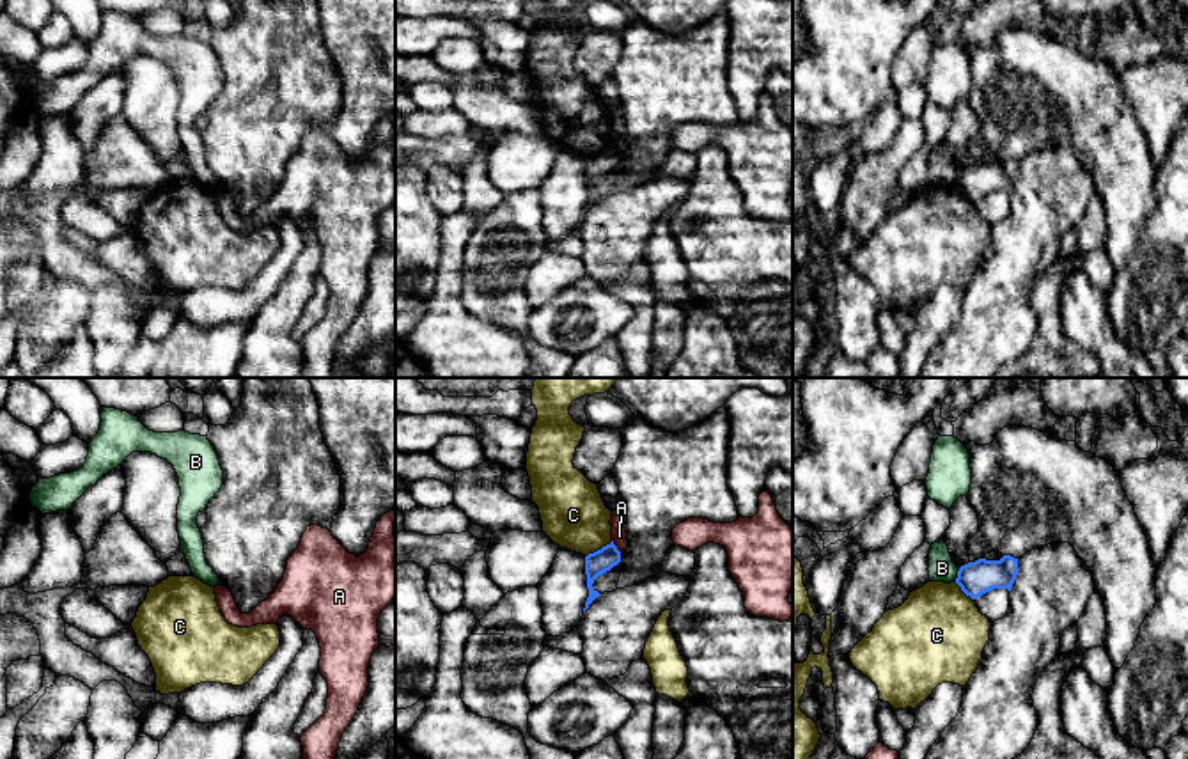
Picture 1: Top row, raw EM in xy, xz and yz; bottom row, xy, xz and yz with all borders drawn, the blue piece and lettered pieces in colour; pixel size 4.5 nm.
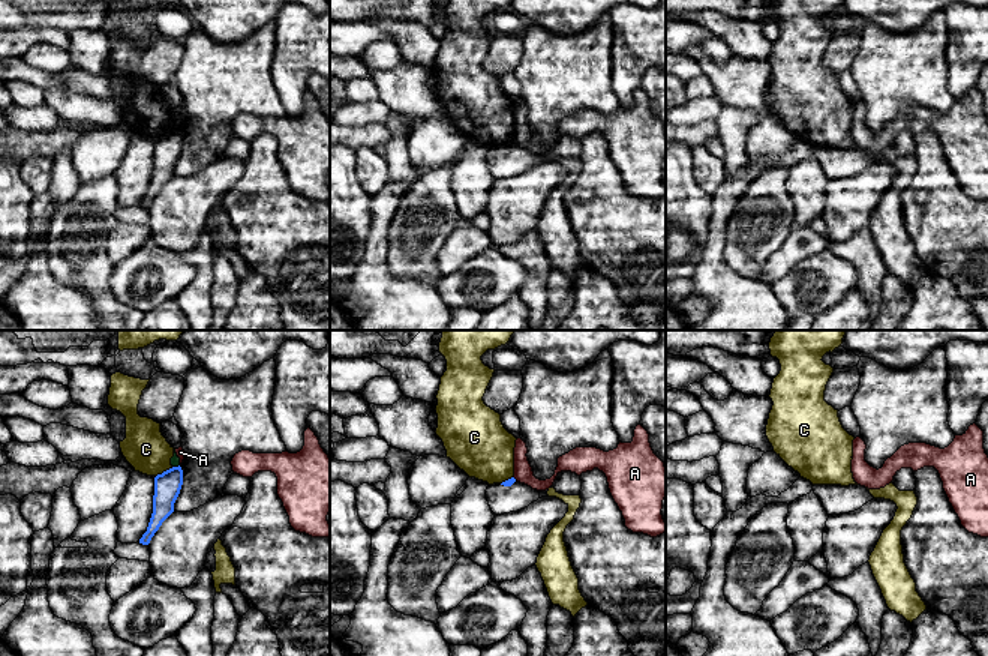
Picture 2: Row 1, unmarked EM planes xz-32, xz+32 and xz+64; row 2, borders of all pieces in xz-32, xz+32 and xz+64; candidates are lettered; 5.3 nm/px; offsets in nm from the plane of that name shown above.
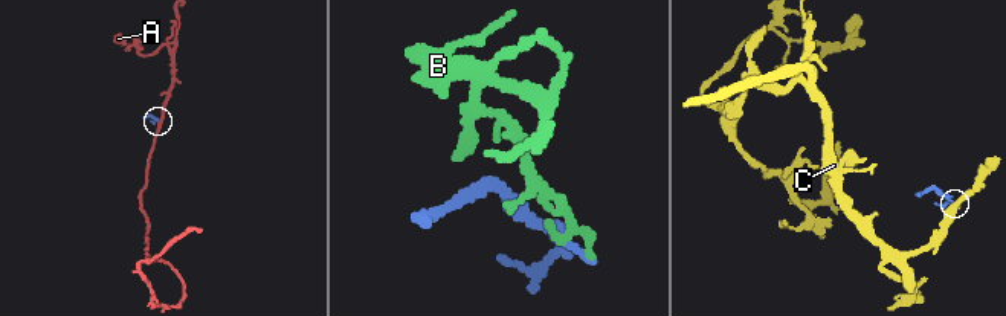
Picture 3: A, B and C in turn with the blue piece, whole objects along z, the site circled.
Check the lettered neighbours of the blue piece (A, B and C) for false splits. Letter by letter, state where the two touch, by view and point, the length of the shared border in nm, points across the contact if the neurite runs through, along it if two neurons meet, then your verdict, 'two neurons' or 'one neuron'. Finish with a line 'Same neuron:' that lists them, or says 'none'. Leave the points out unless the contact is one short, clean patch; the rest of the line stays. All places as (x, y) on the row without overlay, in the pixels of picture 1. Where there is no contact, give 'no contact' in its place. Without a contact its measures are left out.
A: contact xz (616, 149); length 80 nm; border xz (612, 142), (621, 155); two neurons
B: contact yz (958, 178); length 70 nm; border yz (960, 171), (954, 183); two neurons
C: contact xz (598, 153); length 150 nm; border xz (612, 144), (586, 160); two neurons
Same neuron: none

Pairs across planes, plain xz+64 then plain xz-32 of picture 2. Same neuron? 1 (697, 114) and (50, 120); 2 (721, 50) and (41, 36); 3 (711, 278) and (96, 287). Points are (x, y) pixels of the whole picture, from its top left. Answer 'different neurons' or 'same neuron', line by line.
1: same neuron
2: different neurons
3: different neurons

